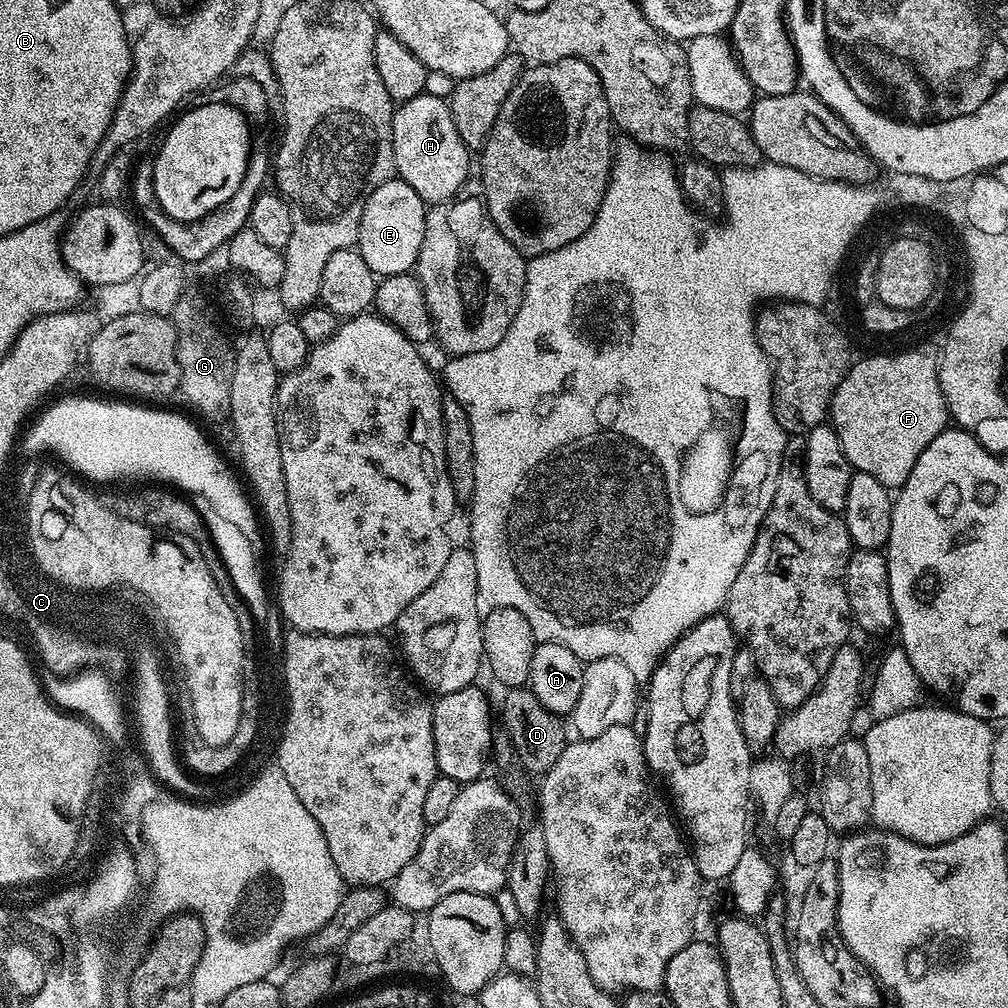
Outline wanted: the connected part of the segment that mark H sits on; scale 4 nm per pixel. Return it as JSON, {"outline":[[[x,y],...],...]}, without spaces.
{"outline":[[[425,94],[418,98],[410,98],[403,101],[393,111],[392,114],[392,141],[394,142],[394,162],[396,163],[396,176],[399,179],[404,180],[409,186],[410,190],[414,190],[414,194],[418,194],[418,198],[424,200],[425,205],[431,206],[433,204],[442,204],[446,200],[453,199],[461,191],[460,188],[468,180],[468,156],[470,156],[470,149],[462,142],[462,138],[458,138],[458,129],[454,127],[454,118],[452,117],[452,110],[447,99],[444,100],[440,96],[431,96],[431,94]]]}

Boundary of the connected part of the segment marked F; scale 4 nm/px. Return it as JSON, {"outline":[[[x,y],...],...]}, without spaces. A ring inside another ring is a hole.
{"outline":[[[898,350],[893,356],[868,356],[865,360],[858,361],[857,364],[855,361],[849,367],[848,373],[842,378],[838,390],[834,390],[830,409],[830,423],[832,429],[838,434],[838,442],[842,442],[842,454],[846,454],[846,458],[852,463],[855,471],[870,474],[870,478],[878,478],[878,482],[882,482],[885,488],[889,490],[899,490],[906,482],[906,478],[910,478],[910,470],[914,470],[914,462],[918,462],[918,454],[922,454],[922,450],[926,450],[926,446],[930,446],[930,442],[934,442],[934,438],[938,438],[938,434],[942,434],[950,424],[948,403],[942,394],[942,386],[940,385],[938,357],[927,353],[926,350],[912,352],[911,354],[908,354],[905,350]]]}

